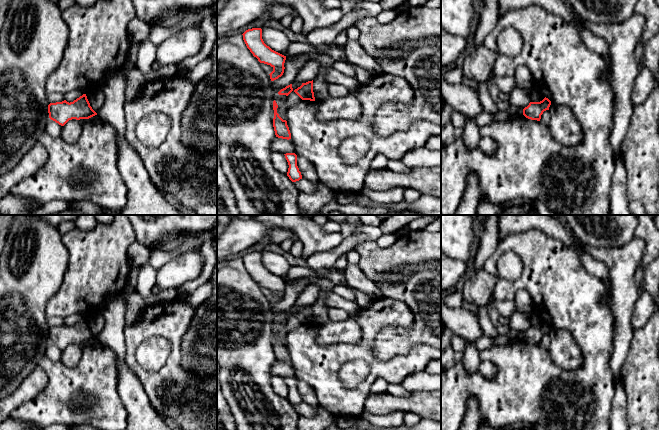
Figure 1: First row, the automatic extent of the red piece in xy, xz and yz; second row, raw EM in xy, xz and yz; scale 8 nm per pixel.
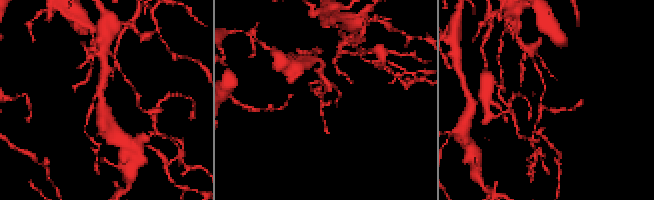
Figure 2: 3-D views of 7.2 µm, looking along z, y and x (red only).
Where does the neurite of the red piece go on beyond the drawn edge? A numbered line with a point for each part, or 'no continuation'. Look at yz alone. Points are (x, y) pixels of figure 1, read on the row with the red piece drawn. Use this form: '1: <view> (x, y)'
no continuation

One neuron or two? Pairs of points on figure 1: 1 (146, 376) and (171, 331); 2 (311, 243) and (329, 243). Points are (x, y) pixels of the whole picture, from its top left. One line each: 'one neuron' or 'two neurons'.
1: one neuron
2: one neuron

